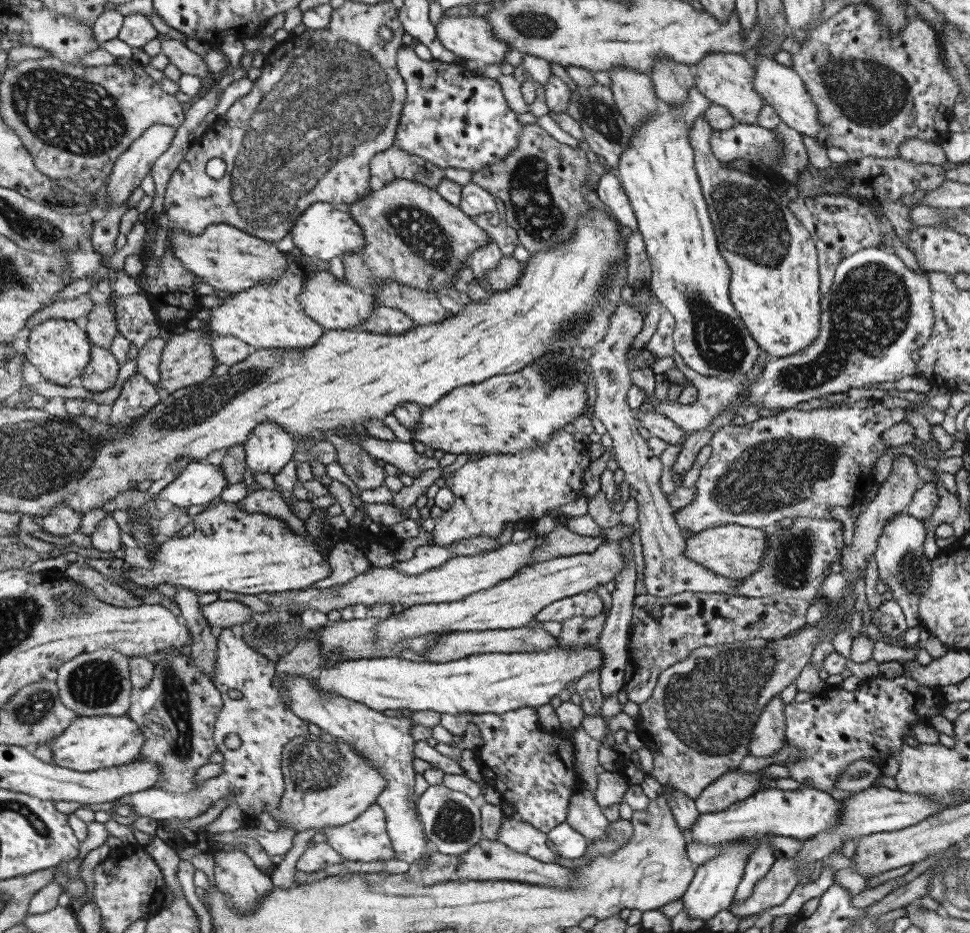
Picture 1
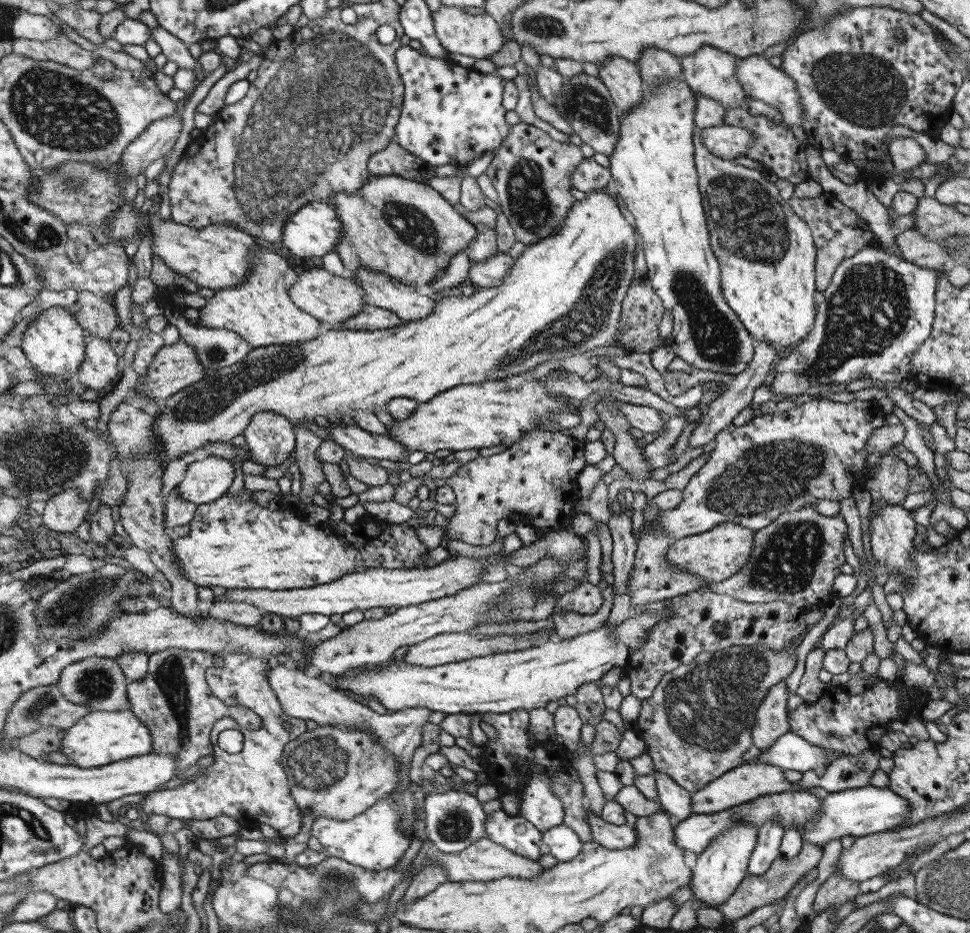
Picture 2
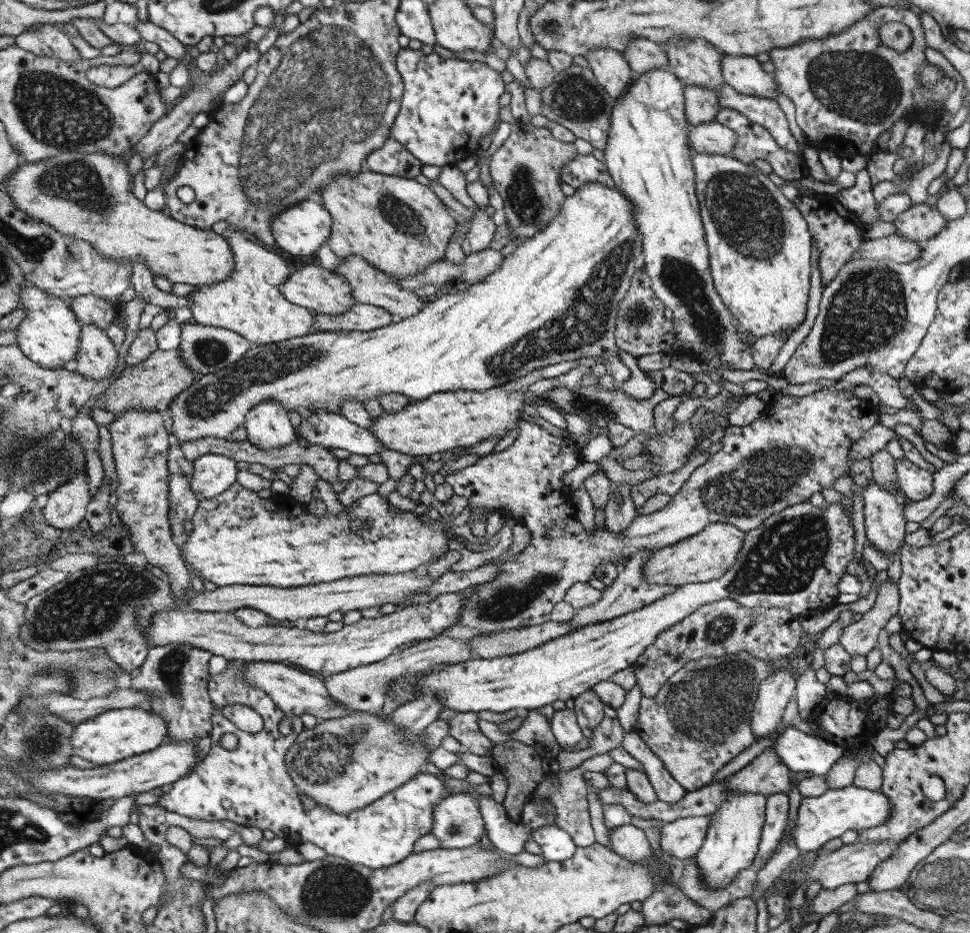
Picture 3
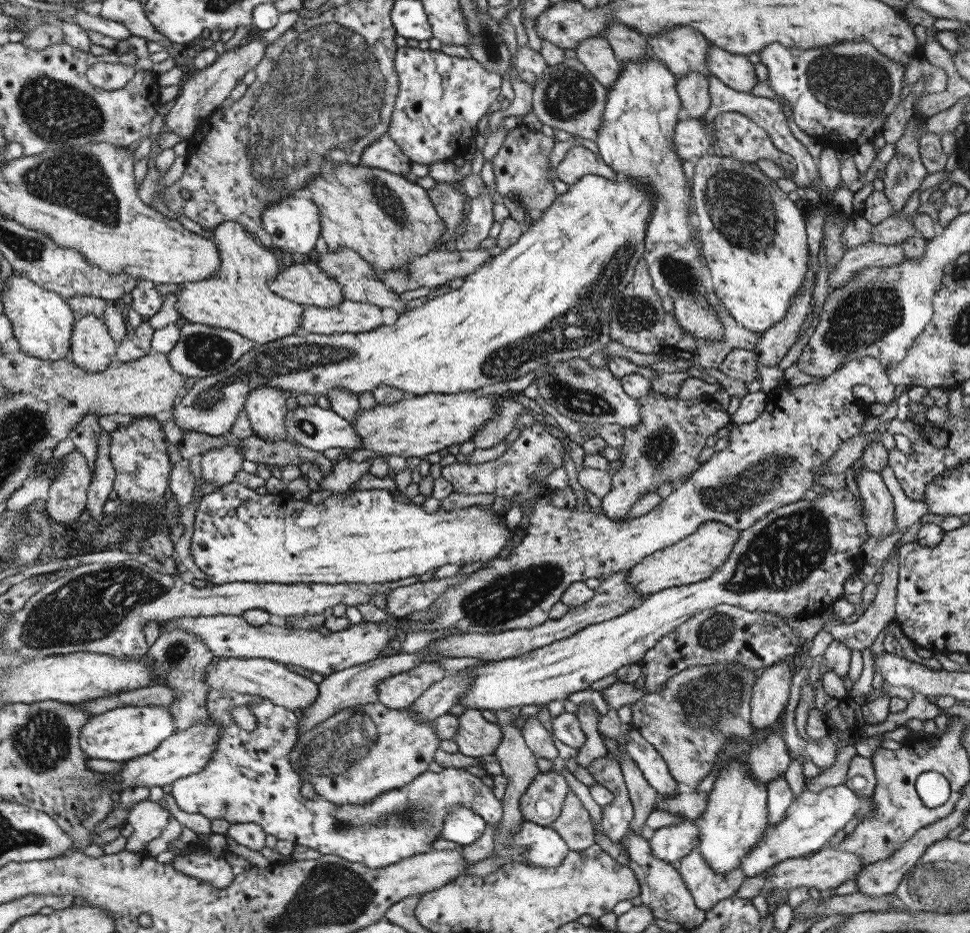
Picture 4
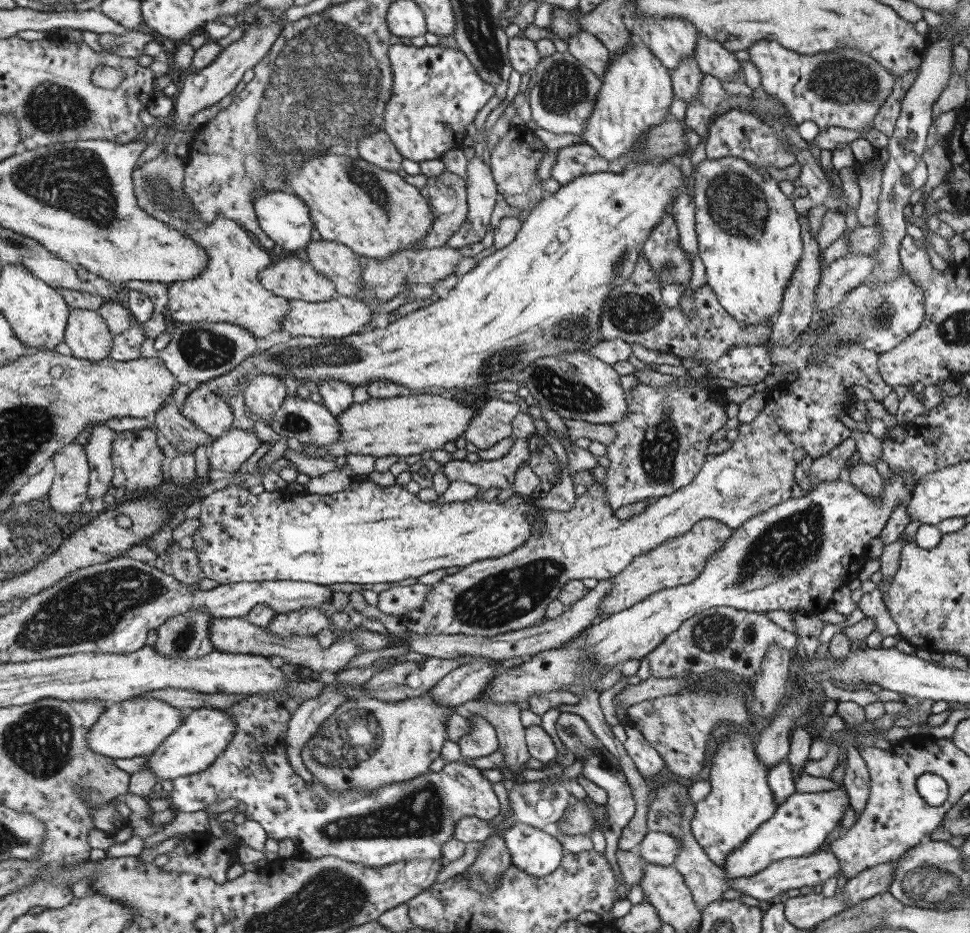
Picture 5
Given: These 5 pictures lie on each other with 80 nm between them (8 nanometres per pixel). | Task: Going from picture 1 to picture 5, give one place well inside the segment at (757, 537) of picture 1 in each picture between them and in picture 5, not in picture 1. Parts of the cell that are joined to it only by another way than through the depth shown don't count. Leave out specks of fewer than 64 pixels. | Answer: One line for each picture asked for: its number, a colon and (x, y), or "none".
2: (717, 553)
3: (705, 556)
4: (693, 558)
5: (679, 560)

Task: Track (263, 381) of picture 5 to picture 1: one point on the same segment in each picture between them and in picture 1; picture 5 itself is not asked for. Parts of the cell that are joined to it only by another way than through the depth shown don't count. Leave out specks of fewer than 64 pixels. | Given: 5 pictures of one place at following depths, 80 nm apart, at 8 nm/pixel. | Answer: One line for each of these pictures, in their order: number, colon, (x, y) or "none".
1: (267, 448)
2: (269, 438)
3: (267, 425)
4: (264, 406)

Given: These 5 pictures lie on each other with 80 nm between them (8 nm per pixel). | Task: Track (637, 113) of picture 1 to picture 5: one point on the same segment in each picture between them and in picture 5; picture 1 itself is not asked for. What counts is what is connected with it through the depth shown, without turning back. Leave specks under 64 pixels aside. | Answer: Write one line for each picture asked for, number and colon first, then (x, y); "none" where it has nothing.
2: (620, 76)
3: (609, 68)
4: (595, 53)
5: (586, 48)

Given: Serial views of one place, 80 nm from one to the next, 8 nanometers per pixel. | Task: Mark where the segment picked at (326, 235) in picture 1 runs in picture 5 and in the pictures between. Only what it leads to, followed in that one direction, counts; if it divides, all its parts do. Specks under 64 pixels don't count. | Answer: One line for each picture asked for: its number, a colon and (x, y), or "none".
2: (314, 230)
3: (300, 230)
4: (292, 224)
5: (282, 217)

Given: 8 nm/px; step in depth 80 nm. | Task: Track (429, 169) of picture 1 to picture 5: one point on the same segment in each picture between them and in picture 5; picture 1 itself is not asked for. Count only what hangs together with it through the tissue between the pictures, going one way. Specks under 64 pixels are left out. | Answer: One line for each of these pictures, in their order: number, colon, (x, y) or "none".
2: (393, 160)
3: (390, 158)
4: (383, 154)
5: (375, 148)

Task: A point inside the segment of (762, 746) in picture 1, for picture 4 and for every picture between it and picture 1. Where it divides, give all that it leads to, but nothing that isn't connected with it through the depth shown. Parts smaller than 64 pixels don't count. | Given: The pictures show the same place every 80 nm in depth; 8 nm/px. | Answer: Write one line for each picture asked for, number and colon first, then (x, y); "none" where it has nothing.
2: (770, 722)
3: (777, 689)
4: (770, 694)

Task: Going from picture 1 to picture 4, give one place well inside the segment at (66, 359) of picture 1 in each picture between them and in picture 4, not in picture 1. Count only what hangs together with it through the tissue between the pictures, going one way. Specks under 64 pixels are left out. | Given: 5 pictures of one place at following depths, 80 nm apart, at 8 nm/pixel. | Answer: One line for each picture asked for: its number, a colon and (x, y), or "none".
2: (55, 342)
3: (51, 334)
4: (43, 320)

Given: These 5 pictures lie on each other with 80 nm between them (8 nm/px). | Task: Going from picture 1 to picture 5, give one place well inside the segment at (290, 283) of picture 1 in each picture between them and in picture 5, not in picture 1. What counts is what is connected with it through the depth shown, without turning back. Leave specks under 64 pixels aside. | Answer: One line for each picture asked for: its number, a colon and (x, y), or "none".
2: (259, 310)
3: (249, 303)
4: (236, 297)
5: (228, 290)

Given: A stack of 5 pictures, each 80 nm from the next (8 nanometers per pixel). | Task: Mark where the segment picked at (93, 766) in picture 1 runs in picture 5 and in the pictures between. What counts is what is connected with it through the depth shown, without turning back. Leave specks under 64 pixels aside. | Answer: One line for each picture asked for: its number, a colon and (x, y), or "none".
2: (102, 738)
3: (109, 738)
4: (120, 735)
5: (134, 728)

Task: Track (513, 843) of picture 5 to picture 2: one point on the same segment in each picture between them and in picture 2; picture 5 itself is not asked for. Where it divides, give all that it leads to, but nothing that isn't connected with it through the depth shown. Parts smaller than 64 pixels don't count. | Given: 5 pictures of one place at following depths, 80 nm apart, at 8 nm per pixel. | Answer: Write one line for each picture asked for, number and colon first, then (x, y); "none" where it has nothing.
2: (563, 844)
3: (555, 845)
4: (545, 848)

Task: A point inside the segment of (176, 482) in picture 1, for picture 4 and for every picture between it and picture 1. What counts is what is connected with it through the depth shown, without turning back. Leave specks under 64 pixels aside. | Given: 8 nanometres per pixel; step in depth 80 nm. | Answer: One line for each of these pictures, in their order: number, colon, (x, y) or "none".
2: (205, 480)
3: (212, 474)
4: (218, 466)

